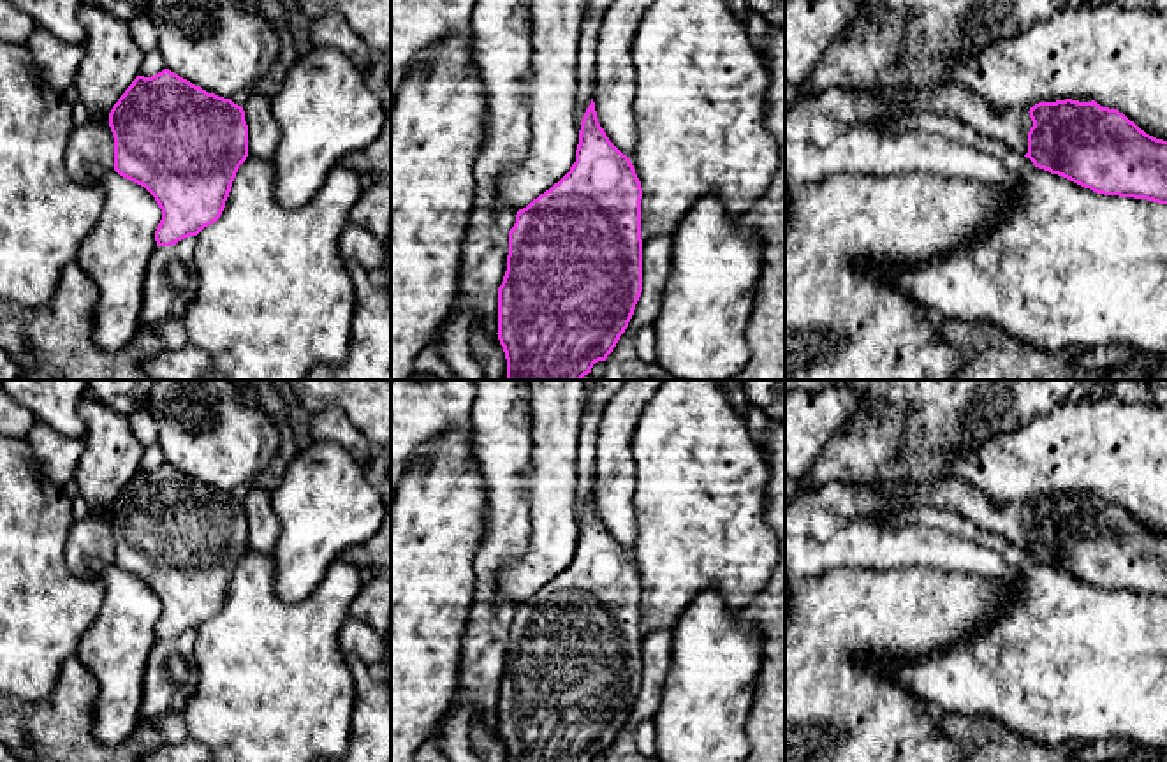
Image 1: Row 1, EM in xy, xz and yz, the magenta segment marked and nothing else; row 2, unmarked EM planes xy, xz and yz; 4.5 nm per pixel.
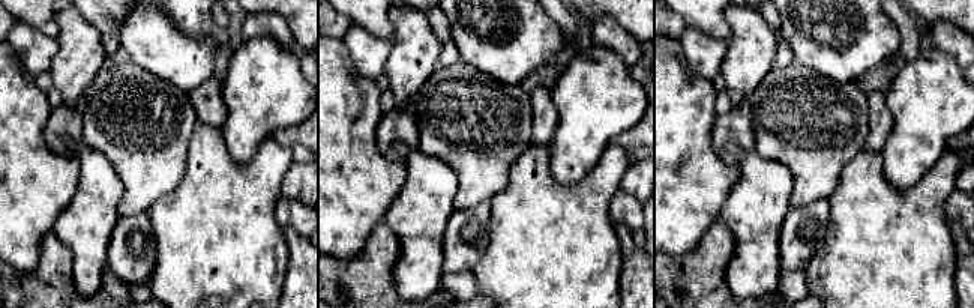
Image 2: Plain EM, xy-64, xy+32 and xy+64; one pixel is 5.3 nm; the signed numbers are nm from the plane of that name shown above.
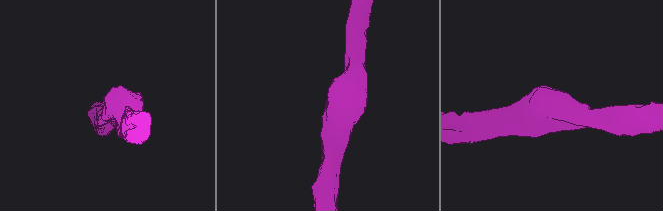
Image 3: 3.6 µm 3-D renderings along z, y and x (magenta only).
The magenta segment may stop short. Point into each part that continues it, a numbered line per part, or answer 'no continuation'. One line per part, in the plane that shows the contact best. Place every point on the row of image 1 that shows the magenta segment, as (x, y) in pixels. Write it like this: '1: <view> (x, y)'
no continuation

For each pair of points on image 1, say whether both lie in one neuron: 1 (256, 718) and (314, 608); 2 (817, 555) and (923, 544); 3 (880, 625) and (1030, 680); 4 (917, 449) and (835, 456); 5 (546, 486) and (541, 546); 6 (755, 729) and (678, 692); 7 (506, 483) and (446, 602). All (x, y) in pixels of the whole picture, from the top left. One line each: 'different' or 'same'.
1: same
2: same
3: different
4: same
5: same
6: different
7: different

